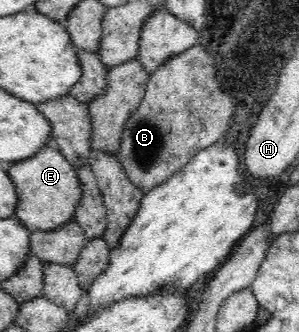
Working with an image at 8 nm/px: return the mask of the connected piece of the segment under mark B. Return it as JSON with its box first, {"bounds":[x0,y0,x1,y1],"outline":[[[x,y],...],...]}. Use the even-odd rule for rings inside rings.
{"bounds":[118,42,236,192],"outline":[[[197,42],[148,74],[142,103],[125,121],[118,159],[132,183],[149,192],[200,150],[221,141],[235,108],[236,100],[217,83],[213,56]]]}

